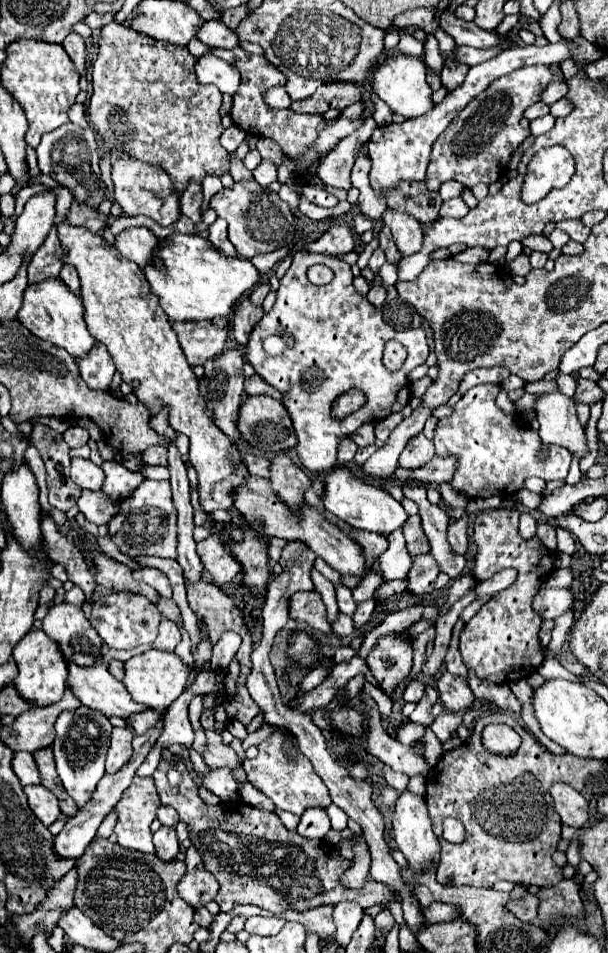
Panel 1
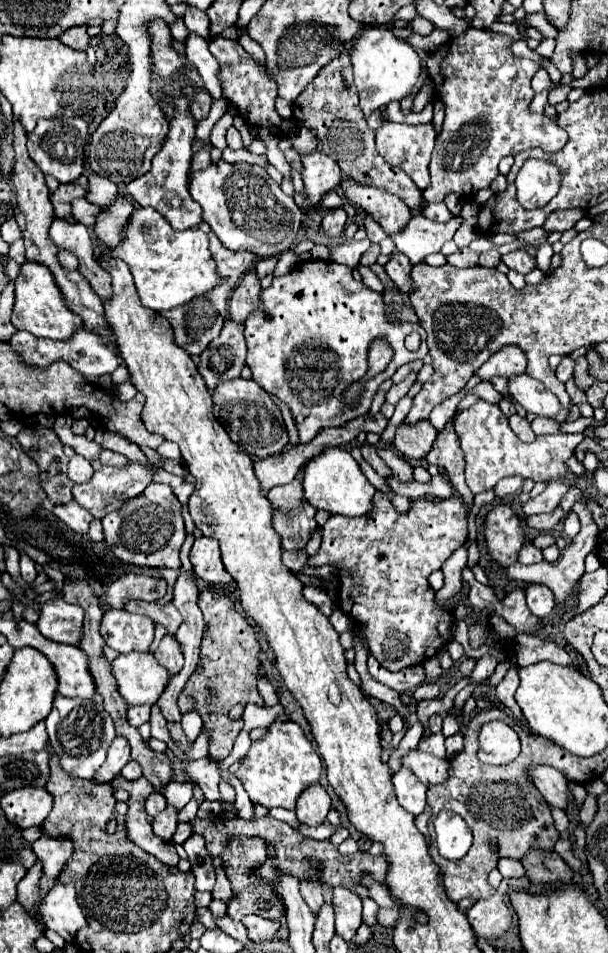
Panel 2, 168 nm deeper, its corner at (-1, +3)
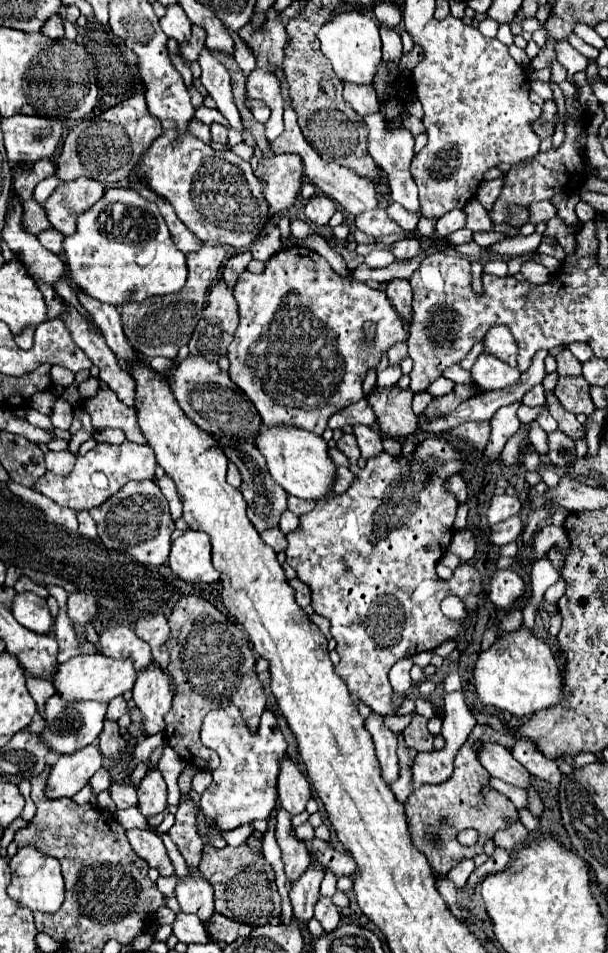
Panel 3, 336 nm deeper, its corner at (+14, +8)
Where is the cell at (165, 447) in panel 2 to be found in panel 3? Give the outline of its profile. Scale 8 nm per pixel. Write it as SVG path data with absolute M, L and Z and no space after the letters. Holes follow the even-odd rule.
M124 441L122 445L96 443L96 447L90 449L86 455L78 455L74 471L68 477L58 477L54 473L46 473L36 483L36 491L54 499L62 507L70 507L76 511L88 511L92 507L102 505L112 495L116 495L128 481L154 479L156 465L158 465L158 461L156 461L150 445L138 445L138 443L130 443L130 441Z

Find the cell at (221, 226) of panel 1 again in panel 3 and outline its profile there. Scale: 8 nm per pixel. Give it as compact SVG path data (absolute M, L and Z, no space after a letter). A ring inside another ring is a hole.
M204 245L200 251L188 253L186 255L186 265L188 265L188 281L180 293L168 295L168 297L148 297L148 301L142 303L128 303L122 307L122 327L128 343L142 353L146 359L152 357L168 357L174 359L178 355L178 349L182 345L188 345L196 323L202 317L204 303L206 303L206 293L210 285L220 277L220 269L226 261L228 253L222 245L210 247Z

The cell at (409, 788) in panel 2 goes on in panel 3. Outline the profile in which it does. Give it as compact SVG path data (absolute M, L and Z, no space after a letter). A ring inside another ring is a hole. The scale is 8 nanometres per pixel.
M372 713L366 719L366 729L370 731L376 745L376 757L382 767L382 779L388 785L392 785L400 775L400 765L398 765L398 755L396 755L396 735L384 727L382 717L376 713Z

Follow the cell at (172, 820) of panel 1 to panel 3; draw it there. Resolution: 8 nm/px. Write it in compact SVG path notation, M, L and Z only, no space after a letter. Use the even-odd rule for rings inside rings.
M112 783L110 793L118 809L128 809L138 805L138 791L130 783Z

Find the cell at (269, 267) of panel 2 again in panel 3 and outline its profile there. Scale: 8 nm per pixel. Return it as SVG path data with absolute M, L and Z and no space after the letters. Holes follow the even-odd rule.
M274 227L270 233L266 233L264 237L260 237L260 241L256 241L256 245L252 245L250 253L252 253L254 259L266 261L278 249L280 249L280 231L278 231L278 227Z

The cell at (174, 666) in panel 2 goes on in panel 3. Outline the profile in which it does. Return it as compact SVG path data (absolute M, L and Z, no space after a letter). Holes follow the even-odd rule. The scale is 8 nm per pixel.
M156 661L138 673L132 693L136 707L144 713L144 731L148 735L164 731L164 715L170 711L174 699L170 685L172 677L166 675Z

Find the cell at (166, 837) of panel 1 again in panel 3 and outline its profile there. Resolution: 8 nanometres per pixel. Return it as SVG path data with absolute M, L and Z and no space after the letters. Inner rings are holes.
M152 769L140 781L138 809L146 819L150 819L166 809L166 783L164 783L160 771Z

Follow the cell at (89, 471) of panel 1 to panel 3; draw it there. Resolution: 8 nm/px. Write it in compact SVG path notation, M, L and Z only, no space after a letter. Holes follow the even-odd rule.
M48 451L44 457L46 457L48 471L56 475L68 475L76 461L76 457L70 451Z

